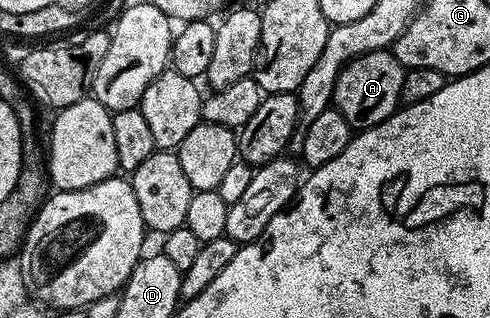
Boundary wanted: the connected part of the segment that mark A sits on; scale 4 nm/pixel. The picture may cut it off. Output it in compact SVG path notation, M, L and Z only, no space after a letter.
M377 49L374 53L352 59L342 68L336 79L333 108L338 109L344 119L348 119L351 129L370 129L391 117L399 108L405 74L406 69L394 57L393 52L385 49Z

